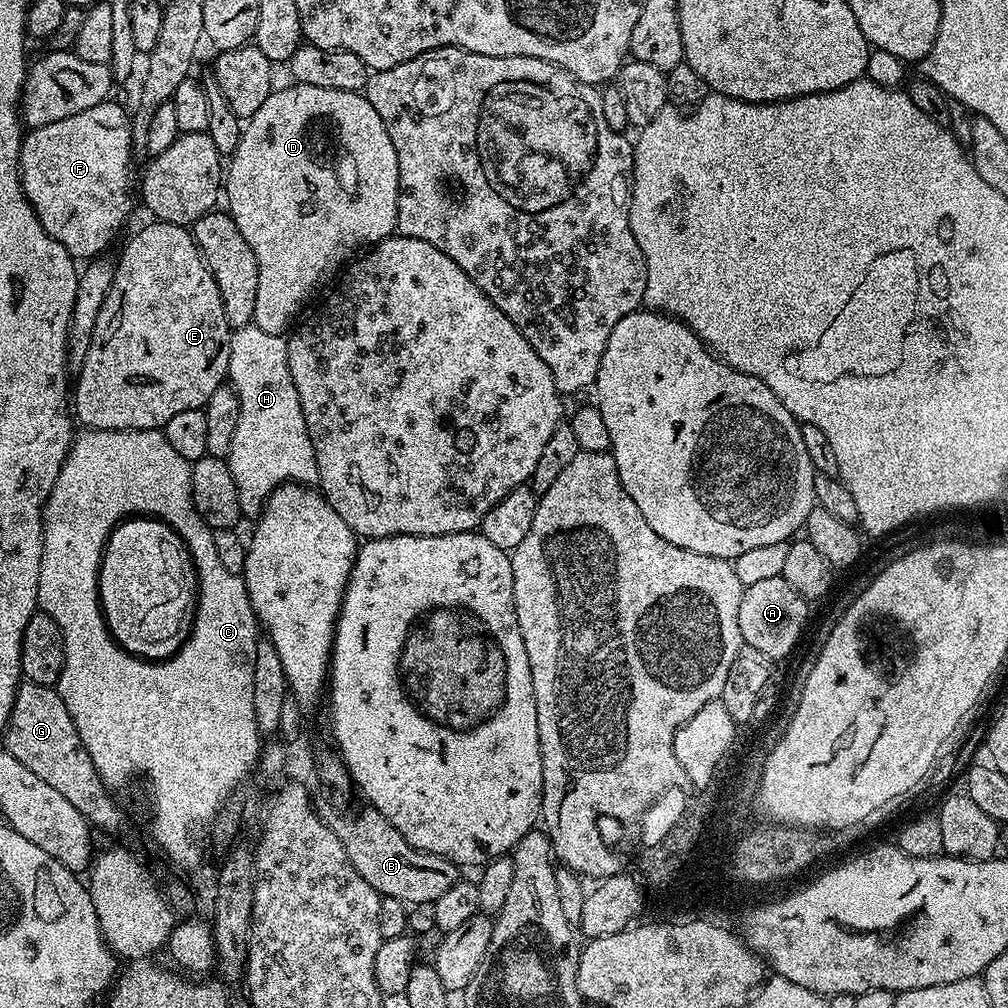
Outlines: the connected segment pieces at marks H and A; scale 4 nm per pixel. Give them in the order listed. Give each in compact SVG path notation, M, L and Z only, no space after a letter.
M251 323L244 328L237 328L232 332L230 338L230 362L228 363L227 379L230 386L238 394L238 402L240 403L240 413L238 414L238 426L234 429L234 442L230 442L230 454L226 457L230 474L234 474L234 486L238 486L238 498L240 499L241 517L251 518L259 517L260 512L264 509L264 504L268 501L268 495L281 484L303 484L312 486L319 481L318 462L314 454L314 446L310 442L310 434L306 430L306 418L302 414L302 402L298 398L298 390L294 386L294 378L290 374L290 366L288 365L288 341L284 336L278 334L266 334L266 330L256 327Z
M783 576L765 578L763 582L754 582L754 586L744 589L742 602L738 606L738 626L741 641L754 650L762 650L768 659L779 662L796 648L800 635L804 632L804 623L808 620L809 601L790 586Z

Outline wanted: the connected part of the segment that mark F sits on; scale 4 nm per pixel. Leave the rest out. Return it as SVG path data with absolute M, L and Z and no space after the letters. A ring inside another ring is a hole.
M115 99L103 100L98 106L90 106L90 110L82 110L82 114L70 114L70 118L62 118L62 122L50 122L41 128L33 128L20 141L20 184L24 188L26 198L46 234L54 238L54 242L62 242L66 250L72 255L72 259L77 262L87 262L95 256L101 255L105 251L104 247L115 238L120 232L120 227L124 224L124 219L132 212L132 192L134 196L134 180L132 184L132 121L129 113L124 113L124 108L120 104L115 104Z

